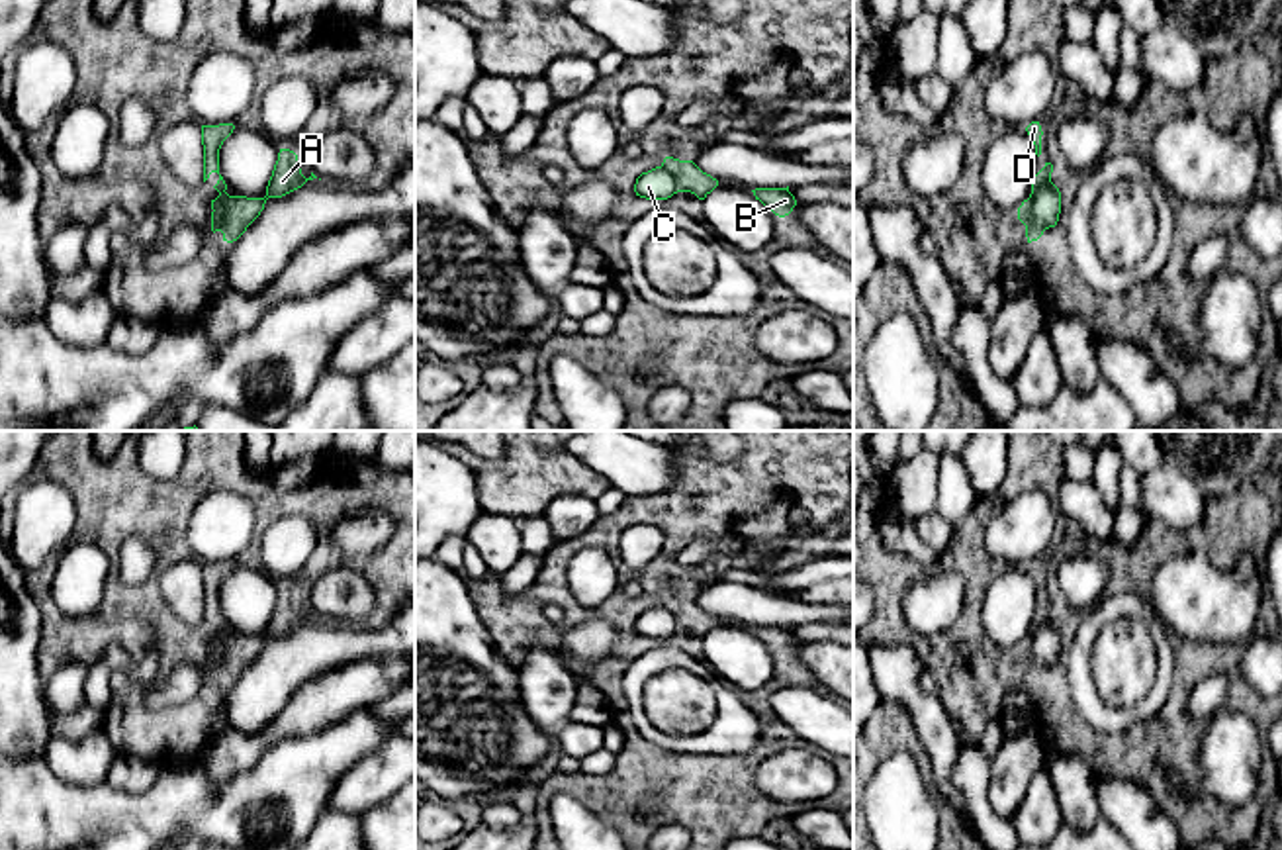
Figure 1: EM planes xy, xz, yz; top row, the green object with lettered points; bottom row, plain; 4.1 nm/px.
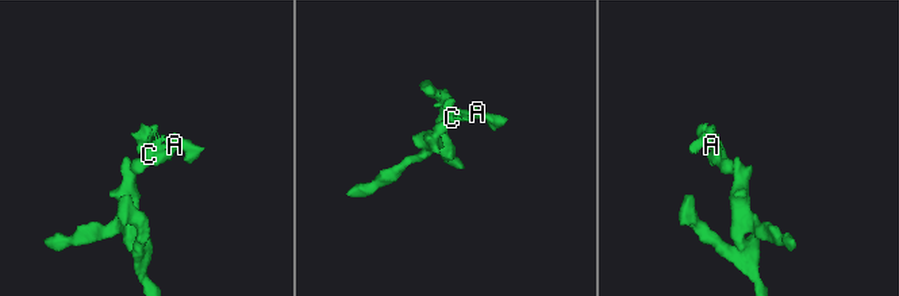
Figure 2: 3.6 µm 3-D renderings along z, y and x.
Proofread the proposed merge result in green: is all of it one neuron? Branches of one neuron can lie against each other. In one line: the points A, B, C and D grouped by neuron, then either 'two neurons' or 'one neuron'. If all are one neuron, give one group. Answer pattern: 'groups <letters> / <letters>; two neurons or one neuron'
groups A B D / C; two neurons

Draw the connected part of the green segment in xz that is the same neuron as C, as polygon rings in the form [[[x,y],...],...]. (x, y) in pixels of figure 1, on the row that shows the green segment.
[[[656,166],[636,178],[634,192],[646,200],[667,200],[677,194],[677,184],[664,166]]]

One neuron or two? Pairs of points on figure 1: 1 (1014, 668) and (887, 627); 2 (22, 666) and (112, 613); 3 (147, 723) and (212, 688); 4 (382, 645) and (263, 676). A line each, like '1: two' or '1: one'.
1: one
2: two
3: one
4: one

